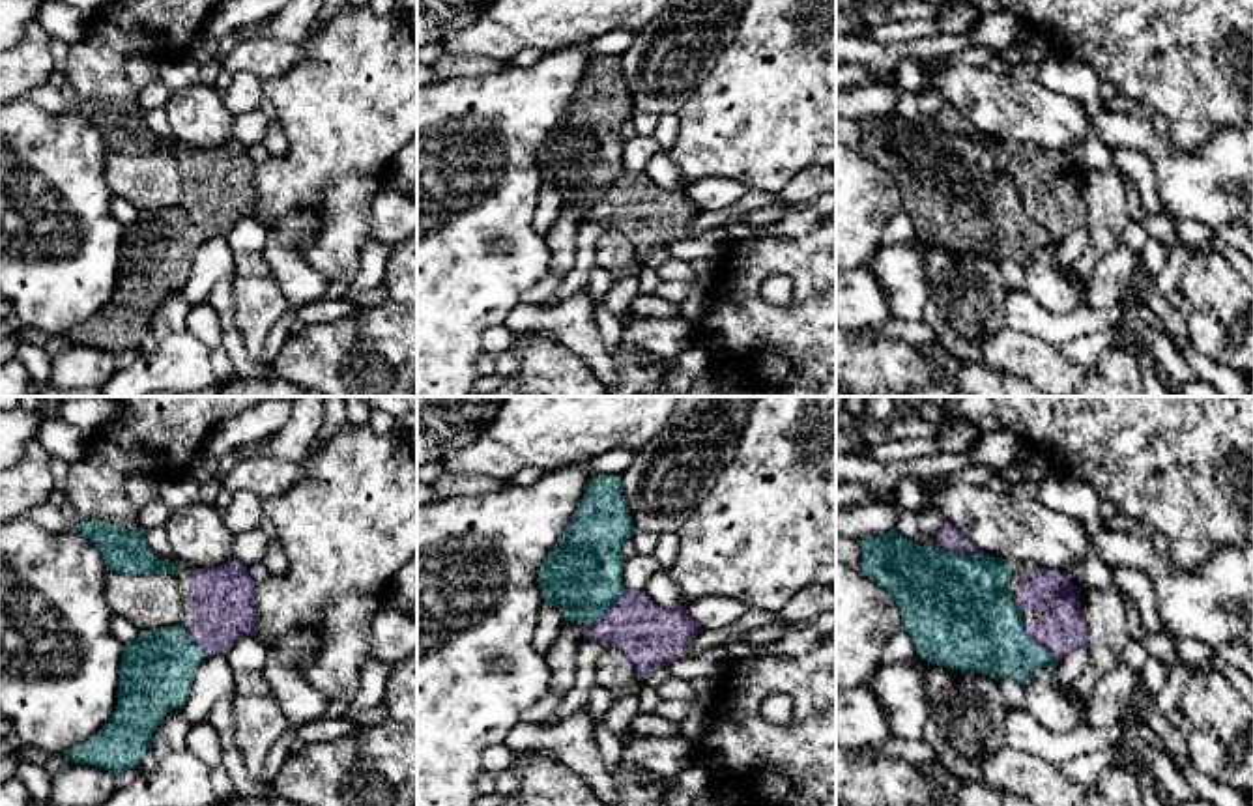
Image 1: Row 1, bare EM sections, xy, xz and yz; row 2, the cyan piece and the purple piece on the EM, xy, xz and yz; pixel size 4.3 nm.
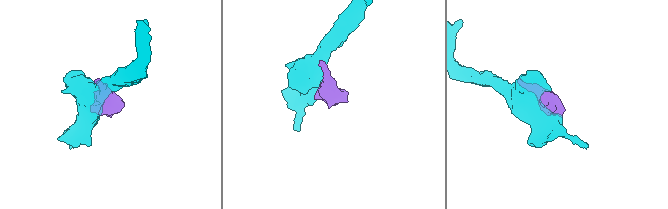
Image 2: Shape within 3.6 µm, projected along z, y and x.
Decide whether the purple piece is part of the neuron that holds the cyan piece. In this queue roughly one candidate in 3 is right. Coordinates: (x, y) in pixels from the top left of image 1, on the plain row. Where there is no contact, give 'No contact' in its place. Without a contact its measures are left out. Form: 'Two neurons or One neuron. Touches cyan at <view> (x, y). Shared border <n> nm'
One neuron. Touches cyan at yz (1036, 223). Shared border 240 nm

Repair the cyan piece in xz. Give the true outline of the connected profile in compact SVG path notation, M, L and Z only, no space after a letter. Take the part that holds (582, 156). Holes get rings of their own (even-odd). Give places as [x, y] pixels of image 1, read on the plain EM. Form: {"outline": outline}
{"outline": "M597 56L589 62L572 103L557 125L548 133L539 151L542 181L559 191L565 202L583 204L583 221L610 223L636 247L643 262L653 251L684 239L686 226L703 211L688 194L686 185L666 191L645 172L628 172L623 166L621 125L632 120L636 108L626 88L621 56Z"}

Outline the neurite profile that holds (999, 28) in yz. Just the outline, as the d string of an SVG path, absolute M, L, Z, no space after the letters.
M997 9L989 15L980 15L978 21L967 30L974 47L1001 50L1015 43L1023 28L1008 9Z

